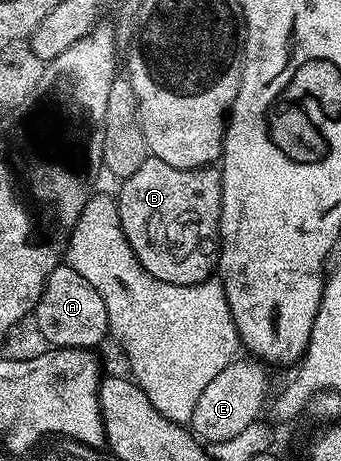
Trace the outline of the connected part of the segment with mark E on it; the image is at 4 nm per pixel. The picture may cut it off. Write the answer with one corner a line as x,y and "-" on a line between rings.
235,358
228,366
224,366
224,370
220,370
220,374
208,382
204,394
200,394
196,402
189,427
193,435
207,445
226,444
236,439
241,432
249,433
254,421
263,415
267,407
271,395
267,365
257,358
242,359

